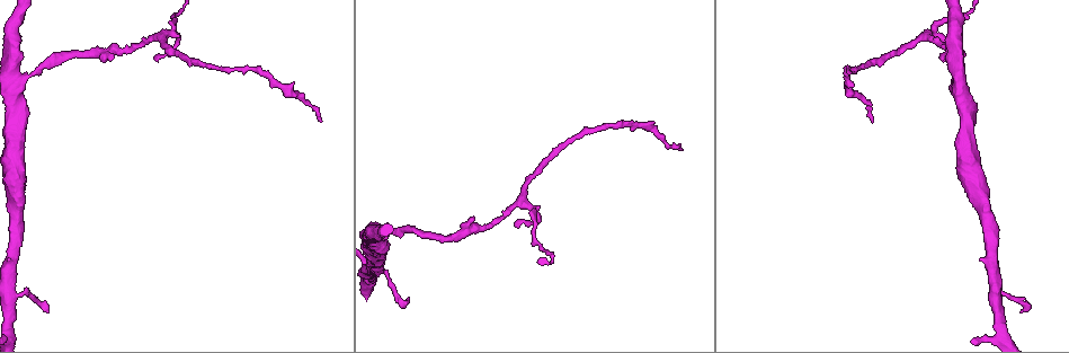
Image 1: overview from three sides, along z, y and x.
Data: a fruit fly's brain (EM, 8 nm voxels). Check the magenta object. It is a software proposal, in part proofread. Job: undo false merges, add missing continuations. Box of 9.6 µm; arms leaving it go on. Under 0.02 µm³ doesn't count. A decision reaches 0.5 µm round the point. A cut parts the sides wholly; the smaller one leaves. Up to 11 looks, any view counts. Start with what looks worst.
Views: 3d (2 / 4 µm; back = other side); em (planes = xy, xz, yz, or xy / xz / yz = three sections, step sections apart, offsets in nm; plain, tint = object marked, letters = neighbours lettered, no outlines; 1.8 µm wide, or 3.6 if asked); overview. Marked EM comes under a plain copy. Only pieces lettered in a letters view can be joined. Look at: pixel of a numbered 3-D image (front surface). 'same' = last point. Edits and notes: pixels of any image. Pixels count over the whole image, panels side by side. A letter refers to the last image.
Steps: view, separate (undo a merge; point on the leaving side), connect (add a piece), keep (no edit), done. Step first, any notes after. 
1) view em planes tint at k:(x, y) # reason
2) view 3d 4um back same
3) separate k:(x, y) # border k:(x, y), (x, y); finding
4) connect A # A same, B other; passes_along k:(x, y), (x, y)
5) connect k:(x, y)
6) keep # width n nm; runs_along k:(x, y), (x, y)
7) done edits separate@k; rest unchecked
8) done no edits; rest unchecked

view em planes letters at 1:(680, 150)

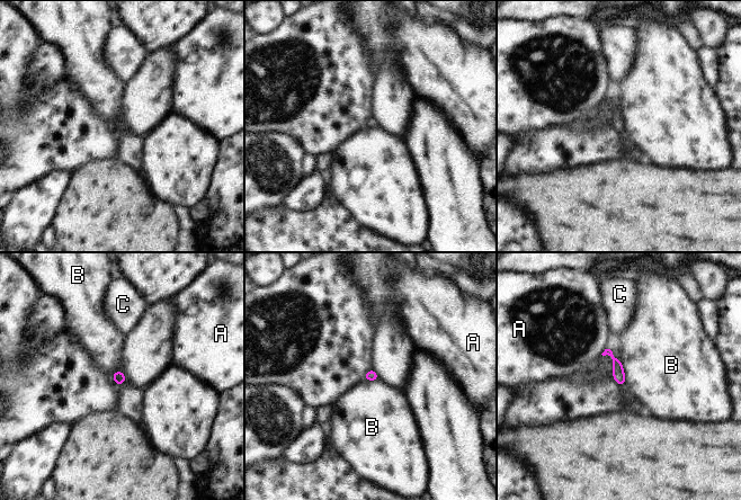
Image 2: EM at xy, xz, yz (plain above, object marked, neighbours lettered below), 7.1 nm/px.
keep # width 80 nm; A other, B other, C other; border 2:(619, 360), (624, 373), (624, 384); none of them fits

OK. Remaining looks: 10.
view 3d 4um at 1:(157, 36) # abrupt turn

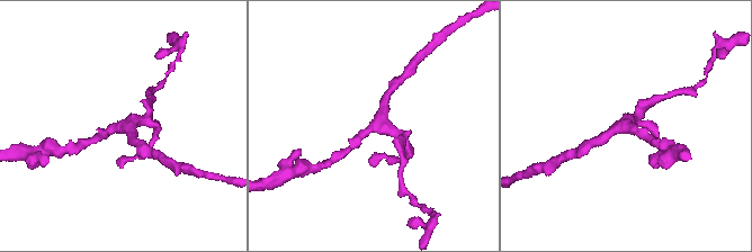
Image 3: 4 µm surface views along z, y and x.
view em planes letters at 3:(124, 128) # need the tissue

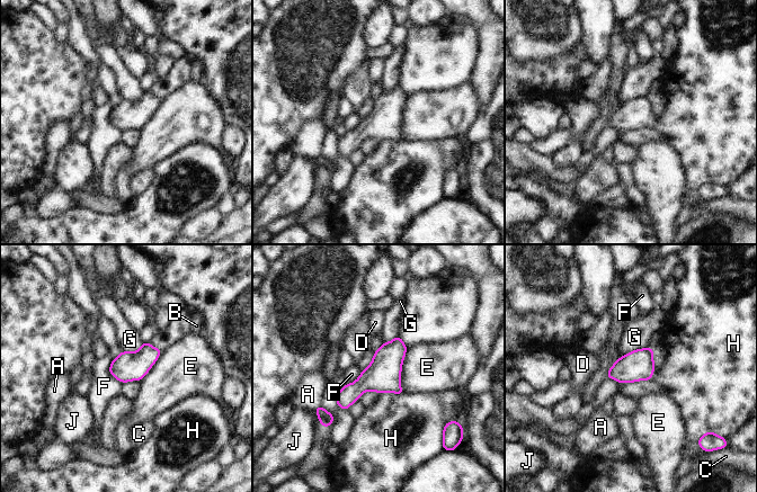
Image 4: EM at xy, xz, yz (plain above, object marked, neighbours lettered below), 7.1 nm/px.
keep # width 200 nm; A other, B other, C other, D other, E other, F other, G other, H other, J other; border 4:(110, 361), (109, 373), (122, 383); one cell here

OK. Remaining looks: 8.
view em planes letters at 1:(408, 298) # free end

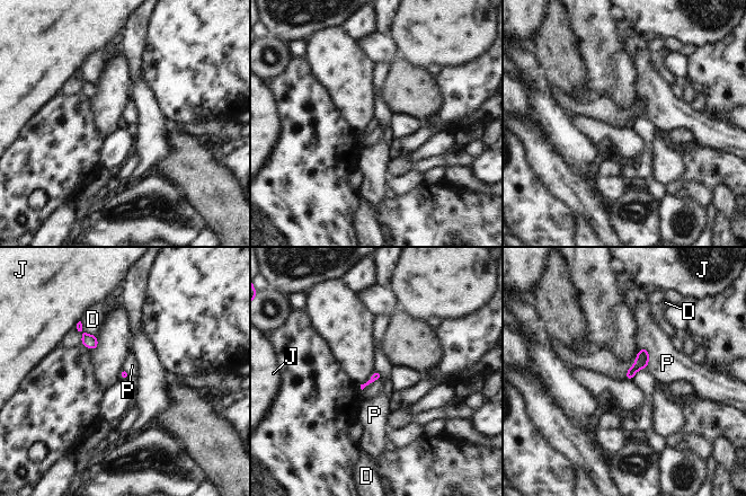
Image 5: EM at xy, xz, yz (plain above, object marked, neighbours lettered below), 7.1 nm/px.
keep # D other, J other, P other; no lettered piece goes on from it

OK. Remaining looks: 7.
view em xz step 4 tint at 1:(14, 88) # arms part here

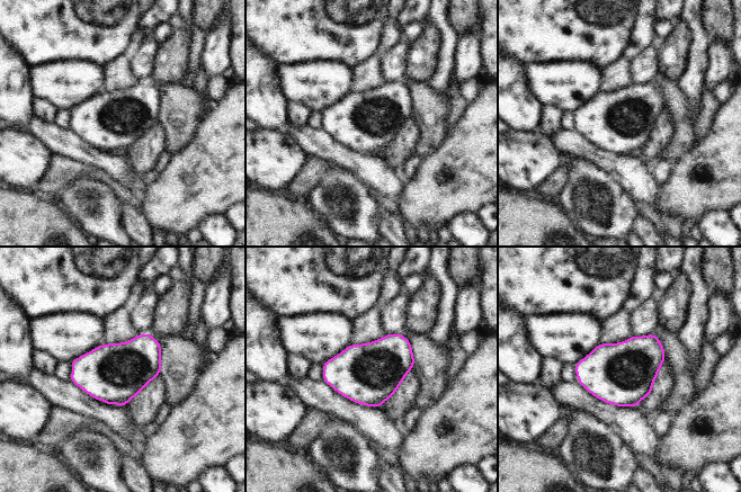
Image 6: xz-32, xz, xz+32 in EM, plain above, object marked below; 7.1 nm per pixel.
view em planes letters same

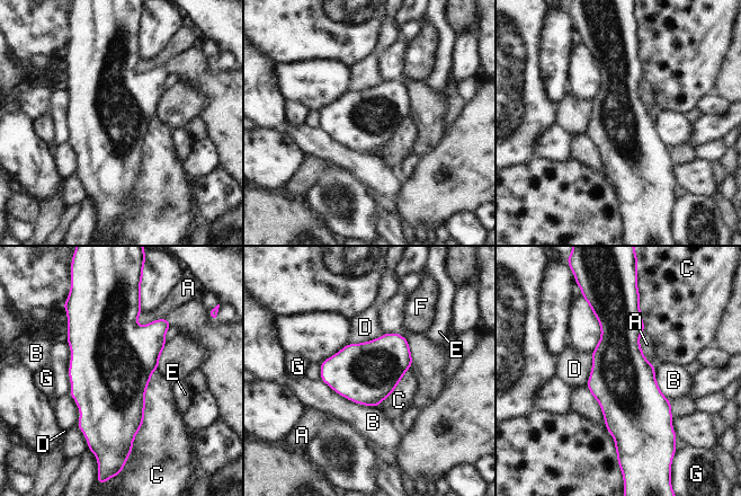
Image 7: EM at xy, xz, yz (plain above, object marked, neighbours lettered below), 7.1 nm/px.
keep # A other, B other, C other, D other, E other, F other, G other; border 7:(158, 366), (131, 449); all the same cell

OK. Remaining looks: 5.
done no edits; rest unchecked

